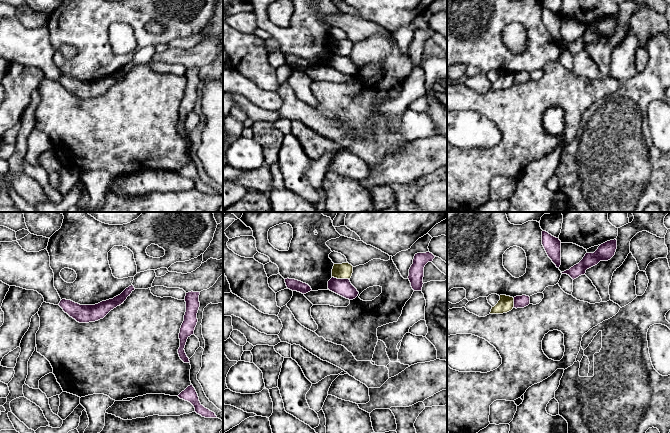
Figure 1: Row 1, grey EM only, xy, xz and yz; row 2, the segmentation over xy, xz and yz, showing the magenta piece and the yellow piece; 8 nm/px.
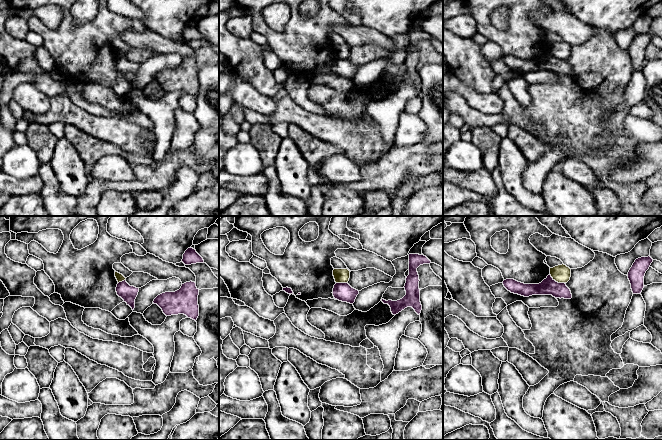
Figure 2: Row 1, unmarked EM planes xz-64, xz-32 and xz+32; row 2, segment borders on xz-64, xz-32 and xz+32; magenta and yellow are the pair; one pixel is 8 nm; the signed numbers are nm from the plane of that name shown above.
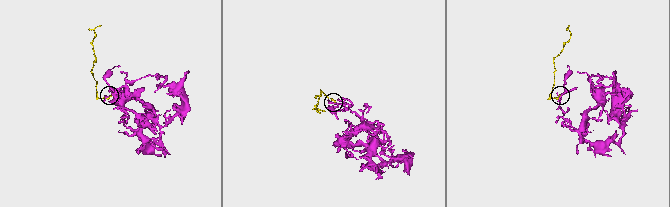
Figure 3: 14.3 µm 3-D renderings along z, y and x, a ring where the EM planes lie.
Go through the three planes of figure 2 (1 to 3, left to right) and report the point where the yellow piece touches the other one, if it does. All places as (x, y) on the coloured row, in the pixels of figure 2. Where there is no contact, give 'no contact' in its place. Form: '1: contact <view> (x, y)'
1: contact xz-64 (122, 281)
2: contact xz-32 (342, 283)
3: contact xz+32 (557, 282)

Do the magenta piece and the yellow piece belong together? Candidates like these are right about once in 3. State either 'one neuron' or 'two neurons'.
two neurons

